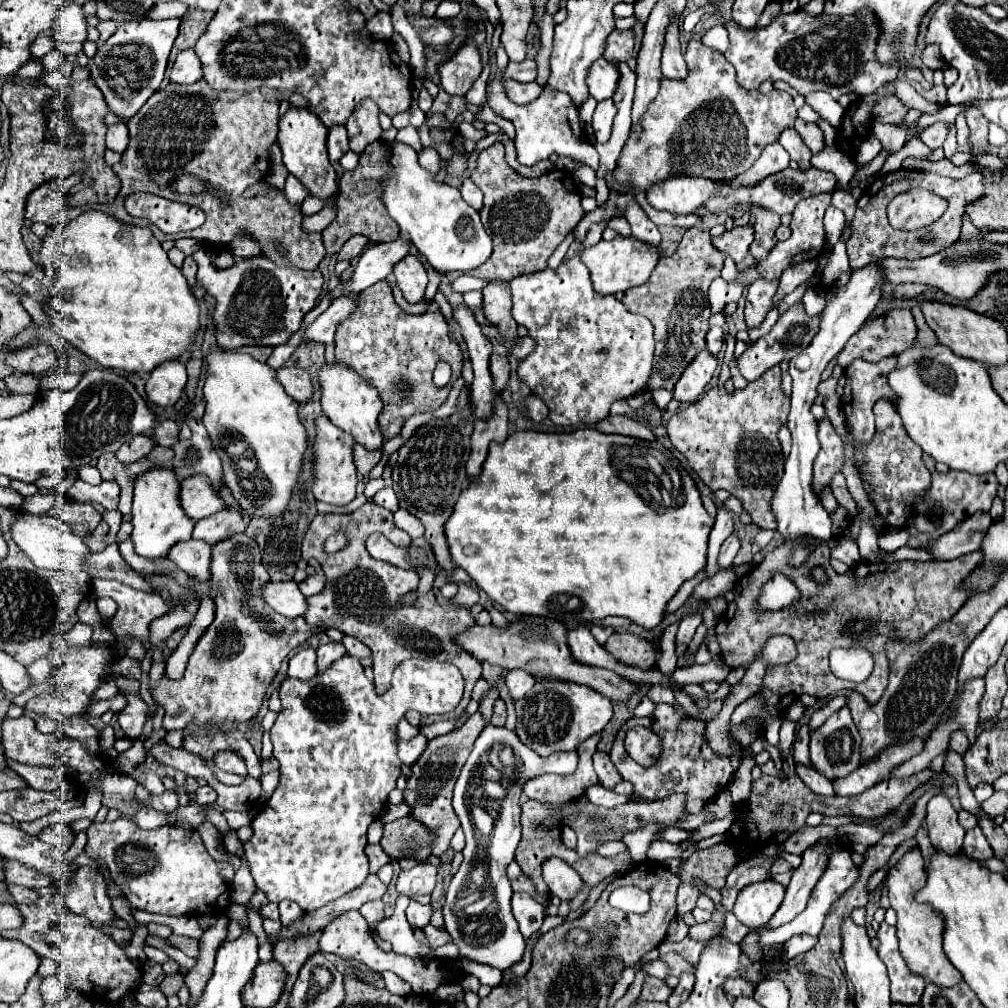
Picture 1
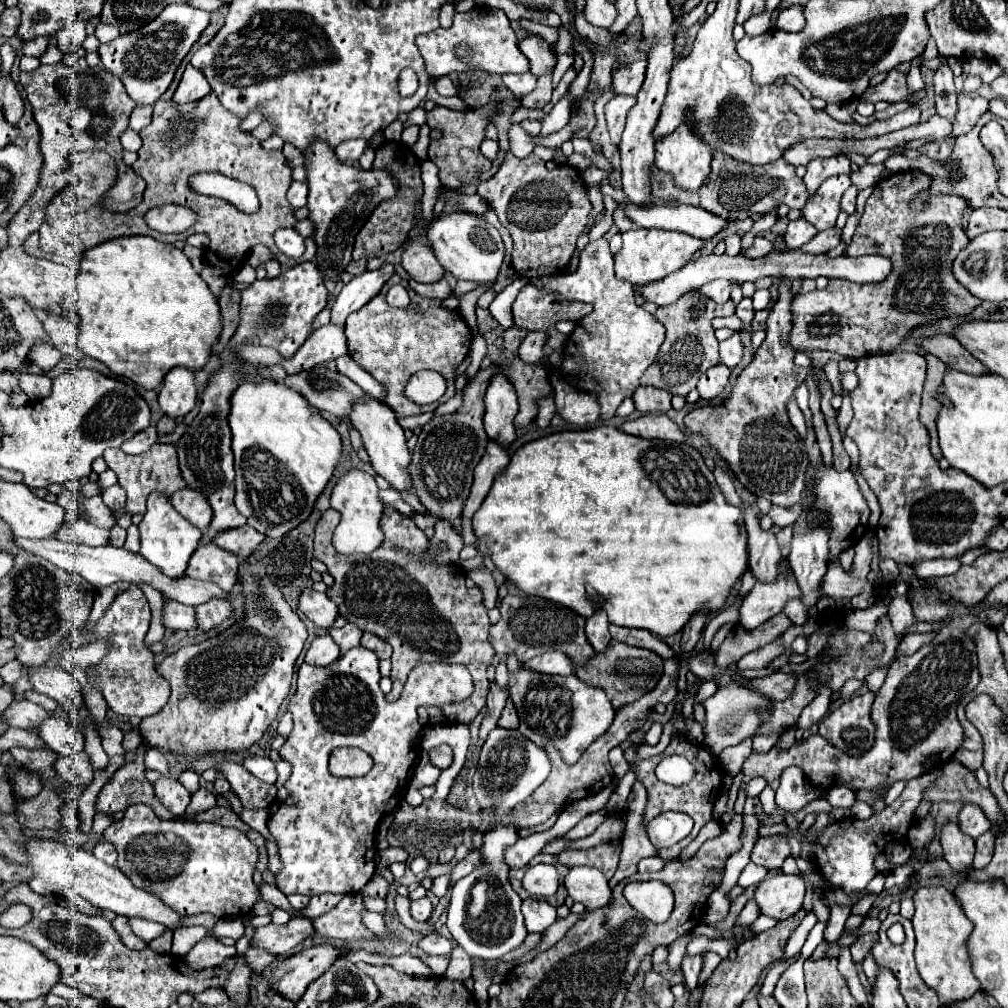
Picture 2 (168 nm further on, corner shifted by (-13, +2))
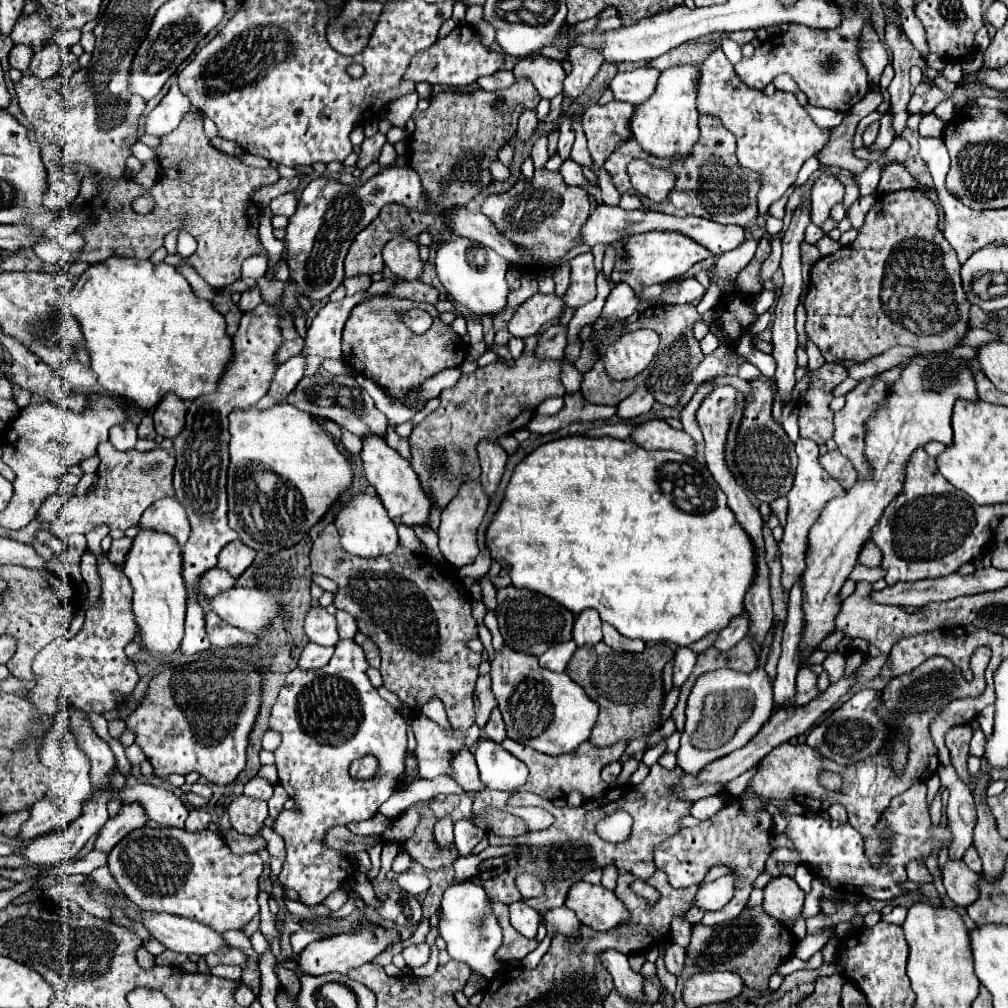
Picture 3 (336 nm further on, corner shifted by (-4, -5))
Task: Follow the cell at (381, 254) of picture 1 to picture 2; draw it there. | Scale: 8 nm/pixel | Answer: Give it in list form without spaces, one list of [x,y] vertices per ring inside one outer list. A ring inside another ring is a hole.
[[[387,263],[385,267],[377,271],[367,271],[359,277],[353,277],[337,295],[333,307],[331,307],[331,323],[337,327],[345,325],[345,319],[349,313],[361,309],[365,303],[369,303],[385,285],[385,281],[393,275],[393,265]]]

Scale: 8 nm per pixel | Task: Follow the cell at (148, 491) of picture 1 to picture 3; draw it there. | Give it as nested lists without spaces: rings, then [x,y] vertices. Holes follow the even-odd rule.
[[[140,530],[124,562],[124,574],[134,588],[132,608],[140,626],[140,638],[154,658],[162,658],[180,648],[186,614],[186,582],[182,578],[182,548],[170,534]]]

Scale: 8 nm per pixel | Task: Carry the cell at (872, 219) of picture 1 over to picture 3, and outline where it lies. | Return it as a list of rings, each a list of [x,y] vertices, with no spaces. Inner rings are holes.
[[[896,190],[896,192],[886,192],[886,194],[878,194],[876,204],[870,208],[870,212],[866,214],[866,220],[862,224],[862,228],[858,230],[858,236],[852,244],[842,246],[836,254],[824,256],[820,258],[810,272],[810,288],[808,288],[808,296],[804,300],[804,308],[806,308],[806,336],[820,348],[822,356],[826,358],[826,362],[836,362],[842,364],[846,368],[850,368],[852,364],[860,364],[866,362],[874,356],[880,356],[882,352],[886,352],[892,346],[914,346],[920,350],[920,354],[926,352],[940,352],[940,350],[950,350],[954,348],[960,338],[968,332],[968,310],[970,310],[970,302],[966,300],[966,294],[962,290],[960,284],[960,262],[956,252],[952,250],[952,246],[948,244],[948,240],[940,234],[938,230],[938,204],[934,200],[928,198],[926,192],[920,190]]]

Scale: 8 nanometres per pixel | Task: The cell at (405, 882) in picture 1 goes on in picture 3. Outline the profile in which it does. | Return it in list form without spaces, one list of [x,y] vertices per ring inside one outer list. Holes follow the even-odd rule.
[[[446,816],[446,818],[442,818],[442,820],[436,822],[436,826],[434,826],[434,838],[436,838],[438,846],[442,846],[442,848],[452,846],[452,842],[454,842],[452,826],[454,826],[454,820],[450,816]]]

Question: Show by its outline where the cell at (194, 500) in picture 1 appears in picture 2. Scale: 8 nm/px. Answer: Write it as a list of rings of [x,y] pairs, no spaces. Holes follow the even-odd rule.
[[[185,487],[181,491],[175,491],[169,497],[169,503],[177,509],[179,515],[183,515],[189,523],[199,527],[201,531],[209,527],[213,511],[209,509],[209,501],[205,499],[205,495],[201,495],[199,491]]]

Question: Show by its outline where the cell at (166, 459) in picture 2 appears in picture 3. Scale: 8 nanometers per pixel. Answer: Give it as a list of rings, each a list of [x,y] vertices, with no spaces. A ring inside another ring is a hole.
[[[104,442],[98,450],[100,466],[98,466],[98,488],[92,492],[76,498],[70,498],[70,504],[66,502],[64,508],[58,512],[58,518],[50,524],[50,532],[56,534],[60,540],[66,540],[74,532],[90,532],[98,526],[108,526],[110,530],[120,528],[132,528],[140,524],[140,516],[144,510],[166,496],[174,496],[172,488],[172,468],[174,468],[174,456],[170,456],[166,450],[156,448],[150,452],[118,452],[110,442]]]

